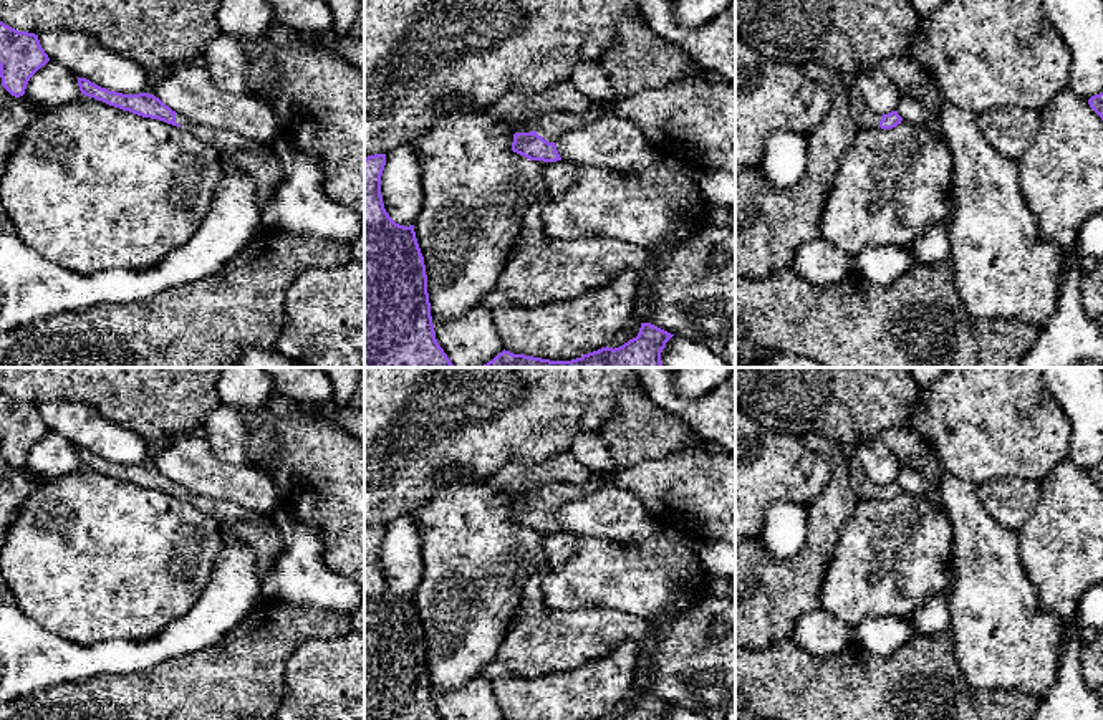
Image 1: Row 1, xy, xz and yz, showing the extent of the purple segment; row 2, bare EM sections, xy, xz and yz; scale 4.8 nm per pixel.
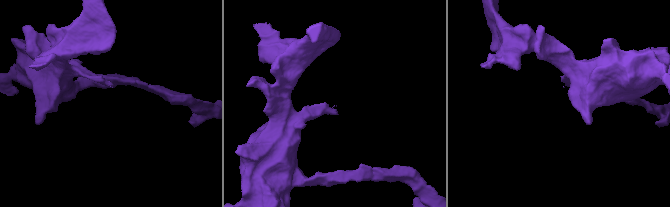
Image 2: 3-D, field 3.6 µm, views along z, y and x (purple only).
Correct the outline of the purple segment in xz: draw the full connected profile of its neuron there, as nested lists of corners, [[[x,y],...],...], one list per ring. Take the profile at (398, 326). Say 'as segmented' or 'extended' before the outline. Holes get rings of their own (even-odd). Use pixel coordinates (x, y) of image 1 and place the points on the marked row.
as segmented | [[[386,154],[364,159],[364,367],[455,367],[436,339],[414,225],[396,223],[384,209],[384,166]]]

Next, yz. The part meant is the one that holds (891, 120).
extended | [[[851,86],[846,91],[851,99],[851,118],[860,129],[893,129],[901,124],[903,118],[898,111],[879,116],[869,109],[856,86]]]

